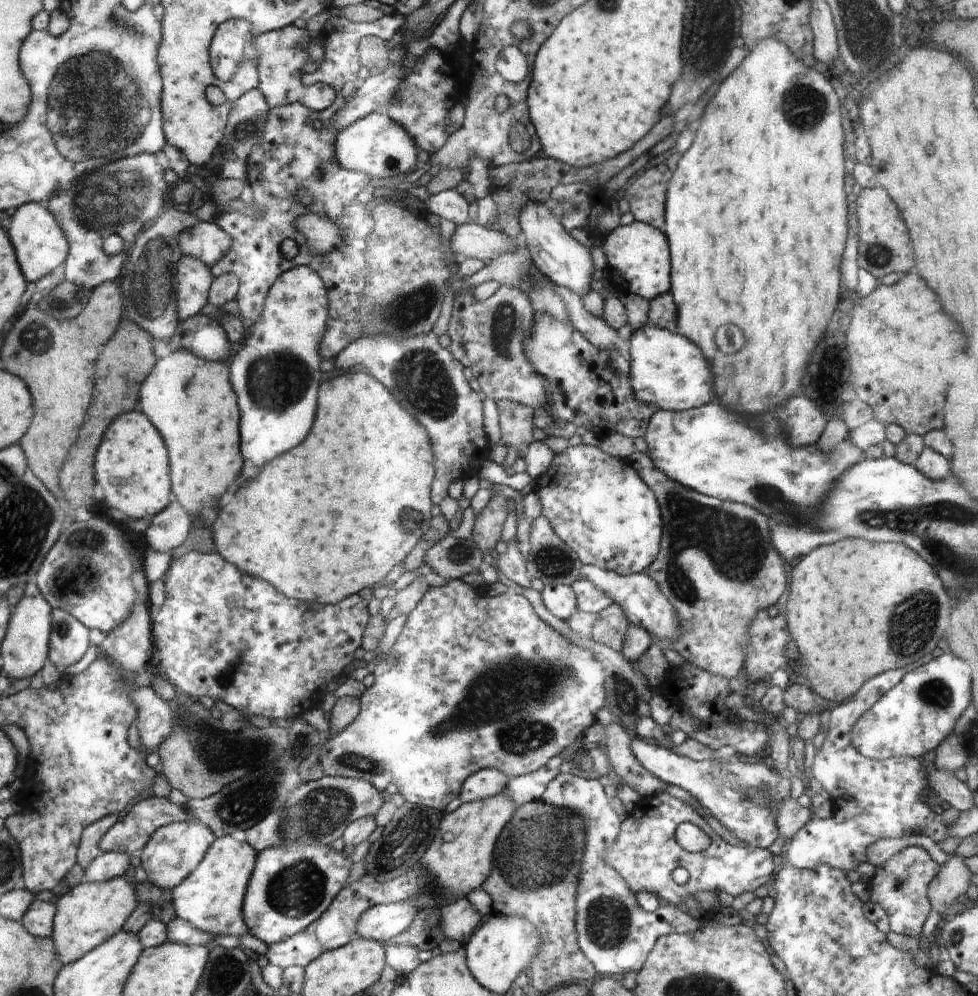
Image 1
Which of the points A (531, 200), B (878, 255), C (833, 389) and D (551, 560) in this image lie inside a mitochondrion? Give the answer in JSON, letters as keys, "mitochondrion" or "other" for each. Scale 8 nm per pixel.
{"A":"other","B":"mitochondrion","C":"mitochondrion","D":"mitochondrion"}

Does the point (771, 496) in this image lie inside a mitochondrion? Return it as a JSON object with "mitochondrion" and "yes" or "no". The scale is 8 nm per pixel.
{"mitochondrion":"yes"}

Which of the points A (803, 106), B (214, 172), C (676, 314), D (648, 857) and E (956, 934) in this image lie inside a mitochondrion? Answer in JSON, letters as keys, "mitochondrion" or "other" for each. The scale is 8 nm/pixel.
{"A":"mitochondrion","B":"other","C":"other","D":"other","E":"mitochondrion"}

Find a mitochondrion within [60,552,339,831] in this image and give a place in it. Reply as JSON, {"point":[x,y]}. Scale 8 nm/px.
{"point":[211,752]}

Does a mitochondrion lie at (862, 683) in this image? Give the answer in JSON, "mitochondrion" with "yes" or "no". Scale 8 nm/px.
{"mitochondrion":"no"}

